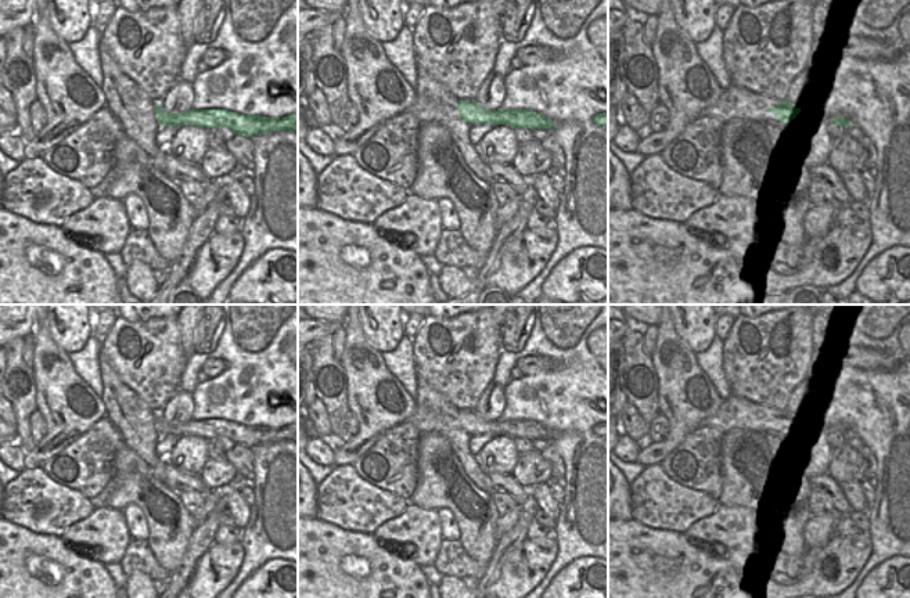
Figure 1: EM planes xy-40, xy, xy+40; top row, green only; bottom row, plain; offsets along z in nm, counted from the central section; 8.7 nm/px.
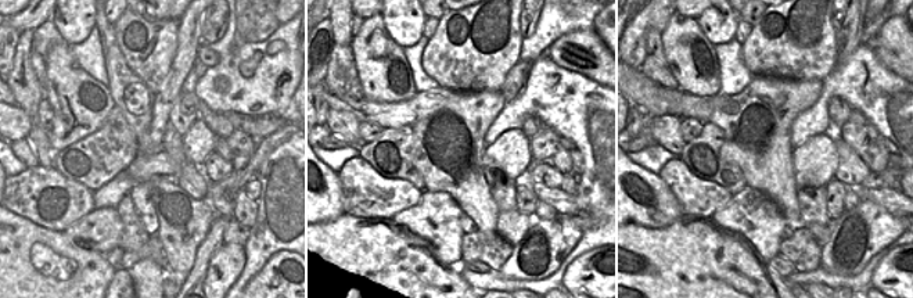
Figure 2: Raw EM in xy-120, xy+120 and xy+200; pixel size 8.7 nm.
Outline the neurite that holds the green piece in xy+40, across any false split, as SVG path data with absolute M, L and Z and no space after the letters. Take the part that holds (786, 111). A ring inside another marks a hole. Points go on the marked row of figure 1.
M730 86L719 98L705 108L699 118L716 118L722 123L730 122L731 115L752 119L778 119L783 125L789 123L801 112L788 101L753 93L744 87Z

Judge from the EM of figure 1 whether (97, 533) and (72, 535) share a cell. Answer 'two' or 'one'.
one

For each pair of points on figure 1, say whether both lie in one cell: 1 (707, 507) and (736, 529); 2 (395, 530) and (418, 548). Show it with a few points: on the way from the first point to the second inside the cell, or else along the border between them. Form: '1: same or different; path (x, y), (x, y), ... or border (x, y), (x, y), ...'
1: different; border (719, 505), (709, 515), (697, 519), (686, 529)
2: same; path (400, 533), (414, 543)

